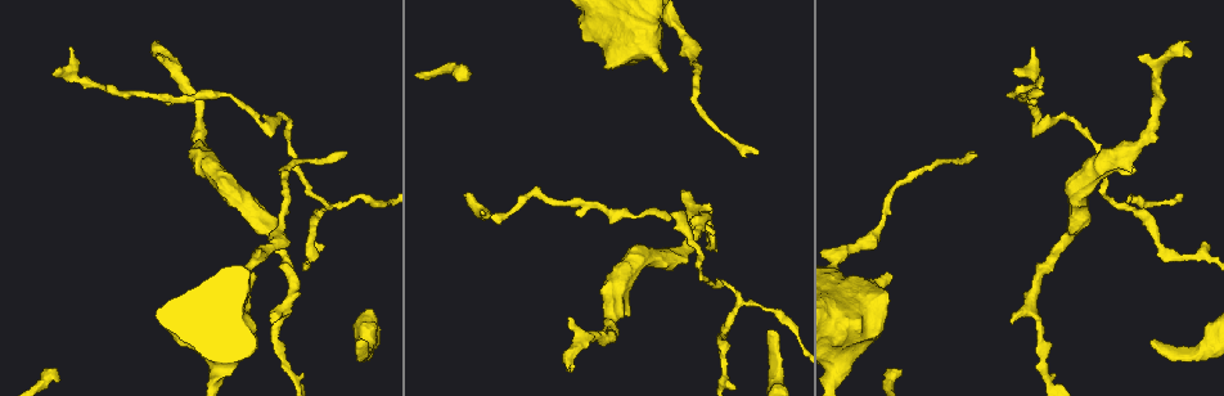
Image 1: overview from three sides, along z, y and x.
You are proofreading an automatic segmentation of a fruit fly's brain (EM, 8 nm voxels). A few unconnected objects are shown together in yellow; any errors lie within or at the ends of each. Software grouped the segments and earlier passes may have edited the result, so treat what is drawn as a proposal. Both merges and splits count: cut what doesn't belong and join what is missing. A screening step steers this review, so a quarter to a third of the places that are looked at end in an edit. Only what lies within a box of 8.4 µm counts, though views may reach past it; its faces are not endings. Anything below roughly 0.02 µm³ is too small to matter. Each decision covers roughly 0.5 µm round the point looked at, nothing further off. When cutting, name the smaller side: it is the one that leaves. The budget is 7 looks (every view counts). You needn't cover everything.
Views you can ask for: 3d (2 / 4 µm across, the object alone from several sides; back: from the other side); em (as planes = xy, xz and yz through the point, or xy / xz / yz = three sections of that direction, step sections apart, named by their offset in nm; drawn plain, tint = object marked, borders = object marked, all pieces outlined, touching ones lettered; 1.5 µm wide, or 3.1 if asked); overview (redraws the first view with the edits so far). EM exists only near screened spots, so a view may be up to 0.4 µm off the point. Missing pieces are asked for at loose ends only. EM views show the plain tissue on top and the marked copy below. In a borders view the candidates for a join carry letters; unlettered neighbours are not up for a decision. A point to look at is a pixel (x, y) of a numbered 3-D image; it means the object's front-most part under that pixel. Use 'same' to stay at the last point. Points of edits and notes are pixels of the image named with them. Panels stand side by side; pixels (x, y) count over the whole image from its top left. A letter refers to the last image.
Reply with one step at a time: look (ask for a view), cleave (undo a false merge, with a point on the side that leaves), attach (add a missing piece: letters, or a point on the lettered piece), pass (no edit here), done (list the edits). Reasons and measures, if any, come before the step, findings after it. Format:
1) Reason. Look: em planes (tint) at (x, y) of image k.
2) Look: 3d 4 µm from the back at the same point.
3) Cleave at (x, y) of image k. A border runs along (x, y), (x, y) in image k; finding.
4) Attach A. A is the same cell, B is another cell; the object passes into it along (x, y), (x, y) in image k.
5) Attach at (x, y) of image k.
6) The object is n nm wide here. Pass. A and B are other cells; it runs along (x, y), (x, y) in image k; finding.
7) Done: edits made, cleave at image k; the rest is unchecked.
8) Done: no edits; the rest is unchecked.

Abrupt turn. Look: 3d 2 µm at (740, 298) of image 1.

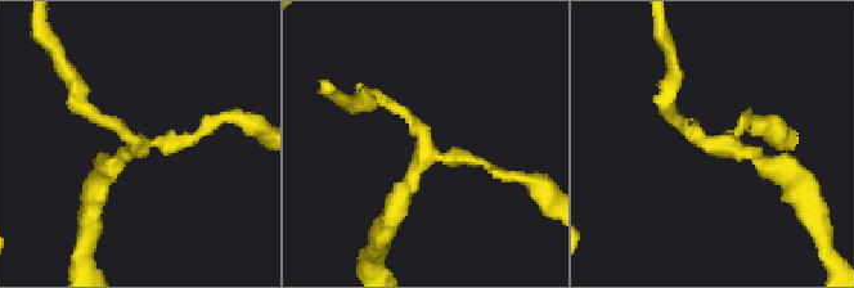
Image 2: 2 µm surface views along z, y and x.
Look: em planes (borders) at (136, 141) of image 2.

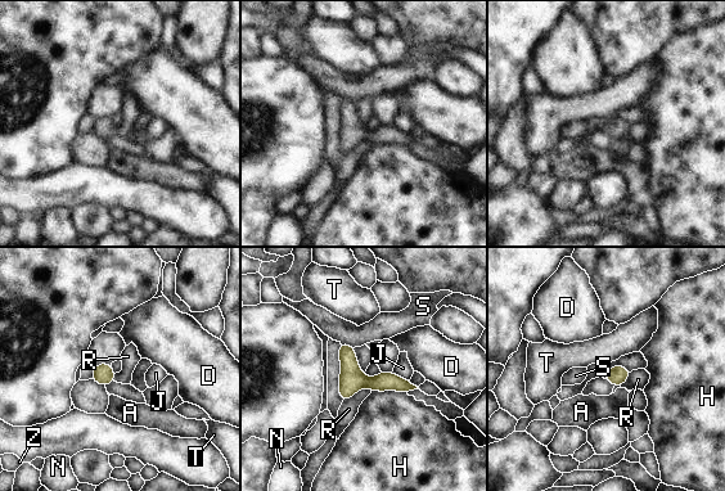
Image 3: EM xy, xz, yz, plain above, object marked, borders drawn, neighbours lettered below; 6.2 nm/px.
Pass. A, D, H, J, N, R, S, T and Z are other cells; a border runs along (111, 364), (102, 363), (95, 366) in image 3; all the same neuron.

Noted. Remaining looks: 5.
Branch stops here. Look: em xz step 4 (borders) at (153, 55) of image 1.

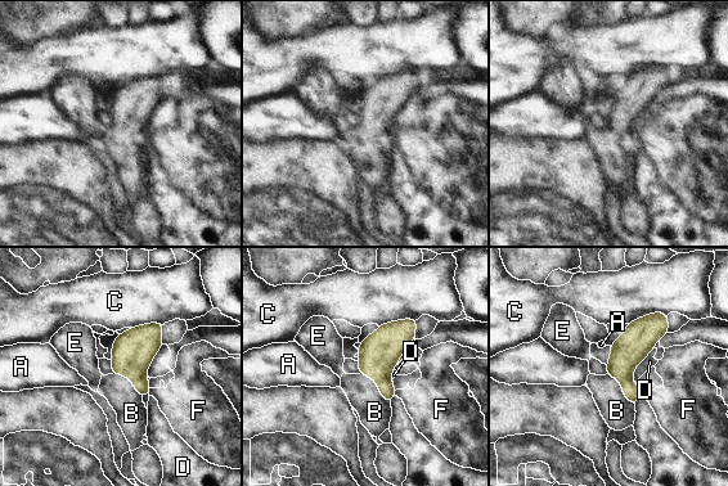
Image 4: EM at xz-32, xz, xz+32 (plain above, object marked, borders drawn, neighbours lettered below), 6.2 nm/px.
Attach at (374, 412) of image 4. B is the same cell, A, C, D, E and F are other cells; the object passes into it along (378, 354), (377, 385), (374, 412) in image 4; the neuron continues.

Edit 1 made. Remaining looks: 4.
Done: edits made, attach at image 4; the rest is unchecked.

